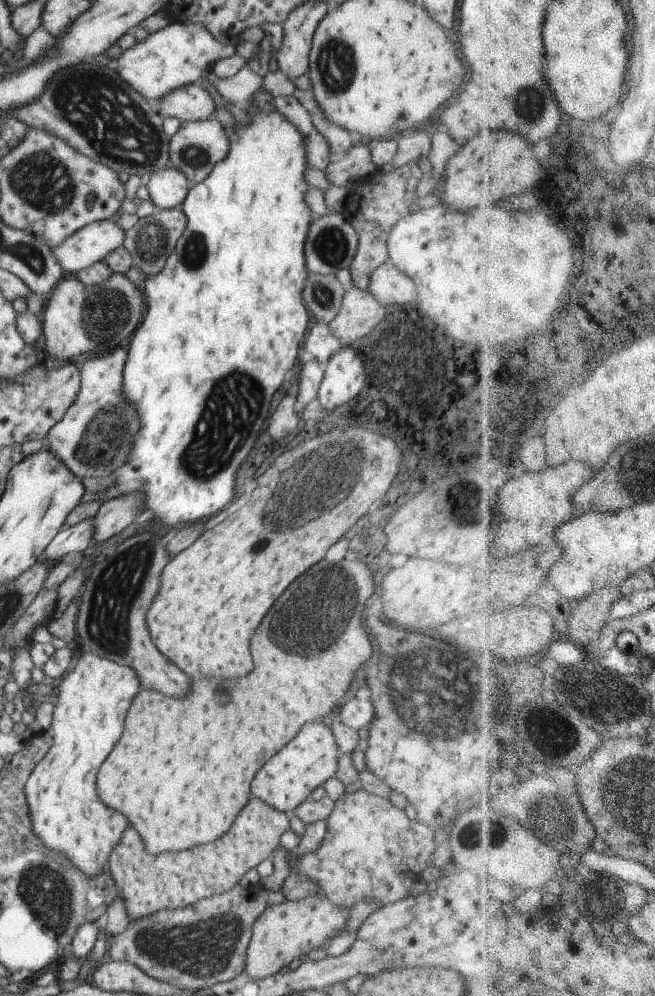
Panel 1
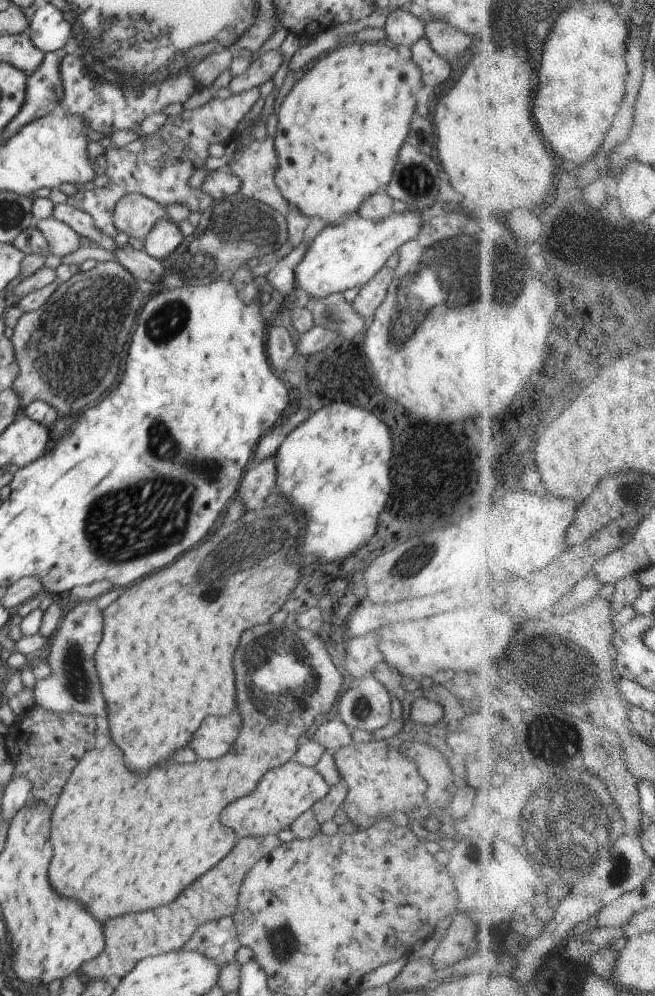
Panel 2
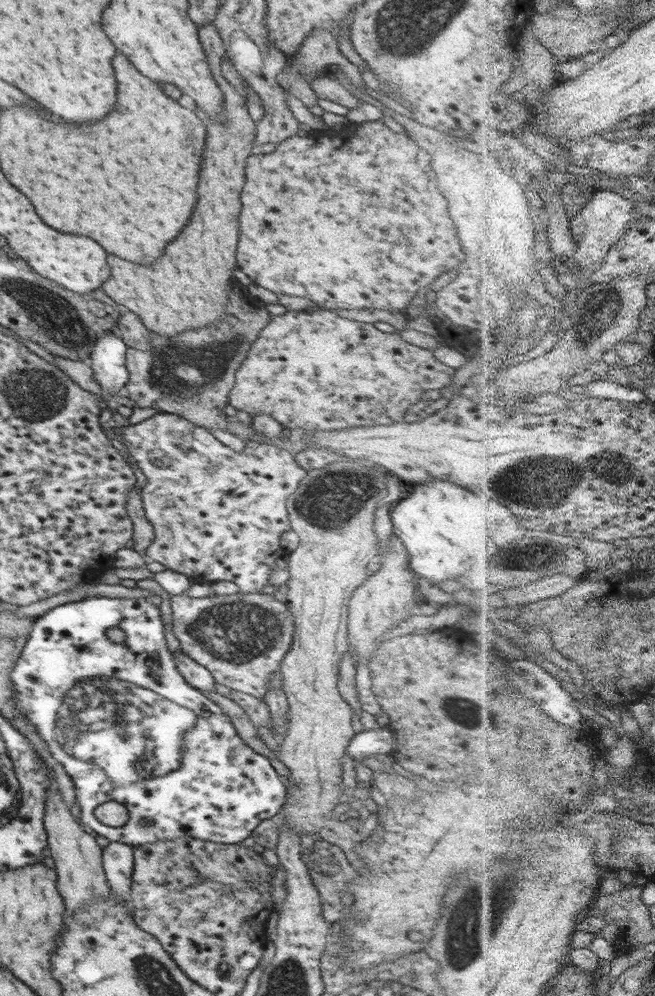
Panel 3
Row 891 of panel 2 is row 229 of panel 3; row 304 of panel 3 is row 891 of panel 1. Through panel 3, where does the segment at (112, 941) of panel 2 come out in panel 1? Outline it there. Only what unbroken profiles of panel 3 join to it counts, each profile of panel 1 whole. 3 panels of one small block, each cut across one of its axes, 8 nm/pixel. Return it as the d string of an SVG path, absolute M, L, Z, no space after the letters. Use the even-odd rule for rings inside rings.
M252 798L238 814L232 828L216 842L182 850L176 854L152 856L132 826L124 830L116 850L109 856L107 866L114 877L118 895L125 898L132 919L145 917L159 910L186 908L203 898L228 892L242 876L271 856L280 846L280 838L290 830L291 815Z

